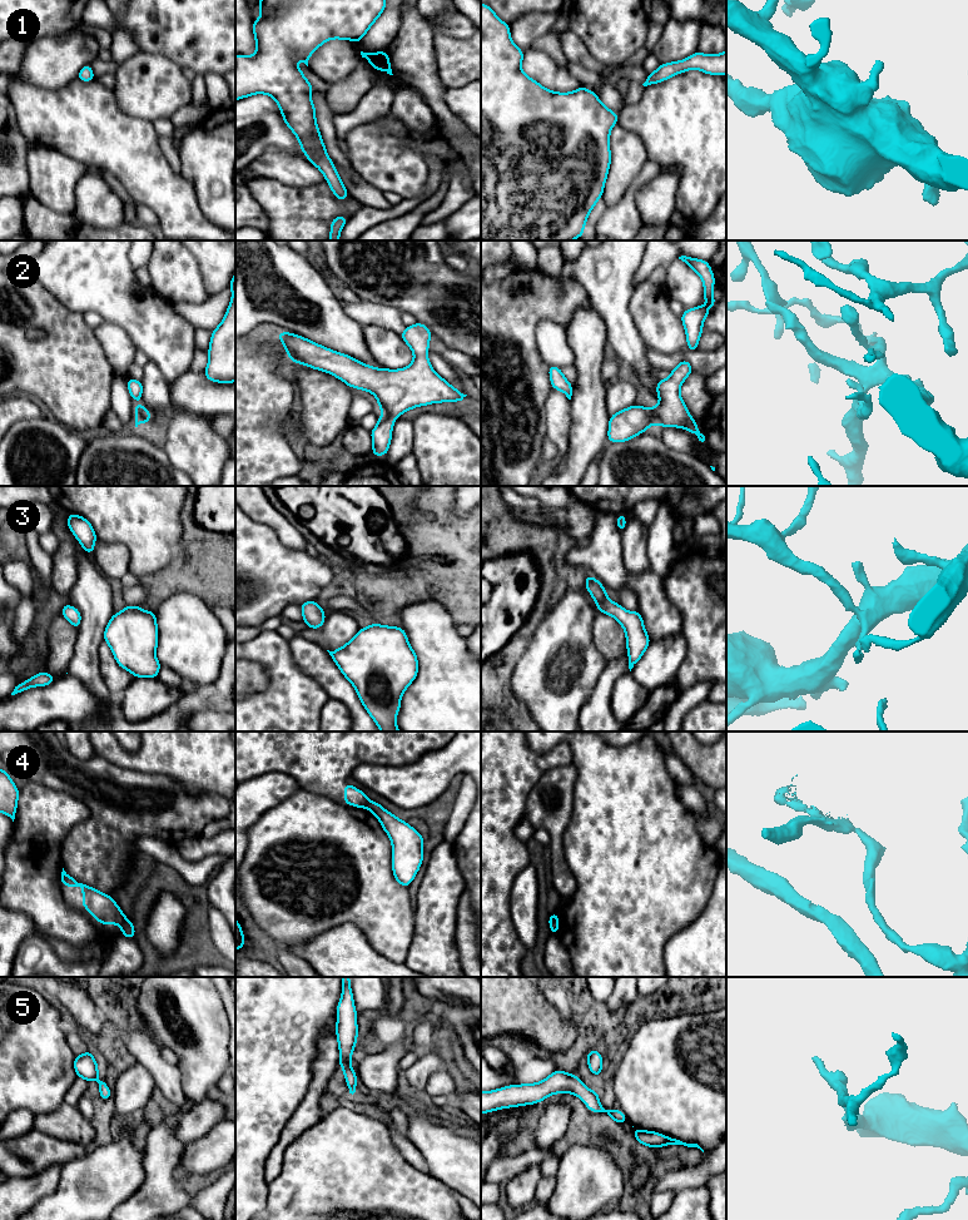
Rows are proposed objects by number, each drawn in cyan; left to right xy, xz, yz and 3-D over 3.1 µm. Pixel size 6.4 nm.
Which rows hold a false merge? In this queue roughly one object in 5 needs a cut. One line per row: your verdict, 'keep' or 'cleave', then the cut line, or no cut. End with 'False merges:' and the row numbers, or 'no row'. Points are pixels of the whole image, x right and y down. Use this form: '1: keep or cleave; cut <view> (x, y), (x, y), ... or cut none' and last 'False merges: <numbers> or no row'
1: keep; cut none
2: keep; cut none
3: keep; cut none
4: cleave; cut xy (125, 918), (120, 926)
5: keep; cut none
False merges: 4

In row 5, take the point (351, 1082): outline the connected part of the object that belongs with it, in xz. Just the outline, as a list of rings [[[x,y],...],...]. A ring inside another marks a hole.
[[[342,977],[342,996],[337,1006],[336,1033],[339,1046],[339,1066],[344,1072],[349,1093],[353,1095],[357,1087],[357,1075],[351,1067],[351,1056],[357,1045],[358,1027],[349,977]]]

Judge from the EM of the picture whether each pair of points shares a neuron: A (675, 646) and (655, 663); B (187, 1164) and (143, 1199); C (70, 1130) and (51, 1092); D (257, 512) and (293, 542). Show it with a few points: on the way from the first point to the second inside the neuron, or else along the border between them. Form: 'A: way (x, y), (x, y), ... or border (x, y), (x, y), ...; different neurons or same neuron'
A: way (670, 651), (660, 660); same neuron
B: border (187, 1144), (178, 1170); different neurons
C: border (63, 1102), (53, 1111), (36, 1115); different neurons
D: way (267, 514), (286, 532); same neuron

